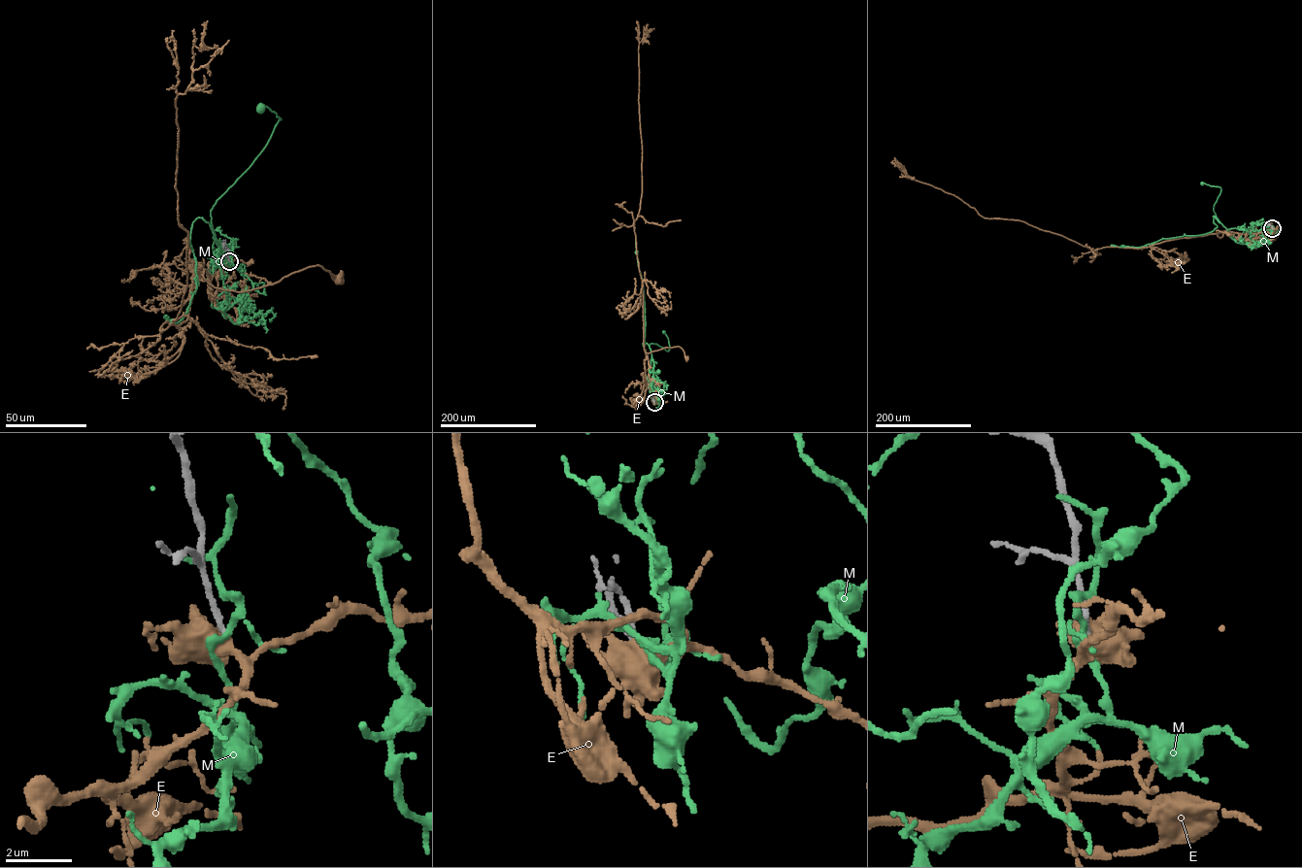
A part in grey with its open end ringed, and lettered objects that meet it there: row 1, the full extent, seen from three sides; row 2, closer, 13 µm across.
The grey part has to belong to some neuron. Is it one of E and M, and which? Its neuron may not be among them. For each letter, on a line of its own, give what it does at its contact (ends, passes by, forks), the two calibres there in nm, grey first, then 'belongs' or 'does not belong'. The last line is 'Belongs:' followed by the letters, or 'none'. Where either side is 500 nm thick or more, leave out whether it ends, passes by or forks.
E: it forks | 160/440 nm | belongs
M: it forks | 160/180 nm | does not belong
Belongs: E

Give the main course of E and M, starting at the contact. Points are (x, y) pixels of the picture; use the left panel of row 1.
E: (229, 260), (215, 272), (211, 299), (205, 270), (216, 287), (241, 292), (310, 267), (320, 265), (338, 280)
M: (229, 260), (226, 276), (216, 277), (210, 212), (281, 118), (260, 109)

